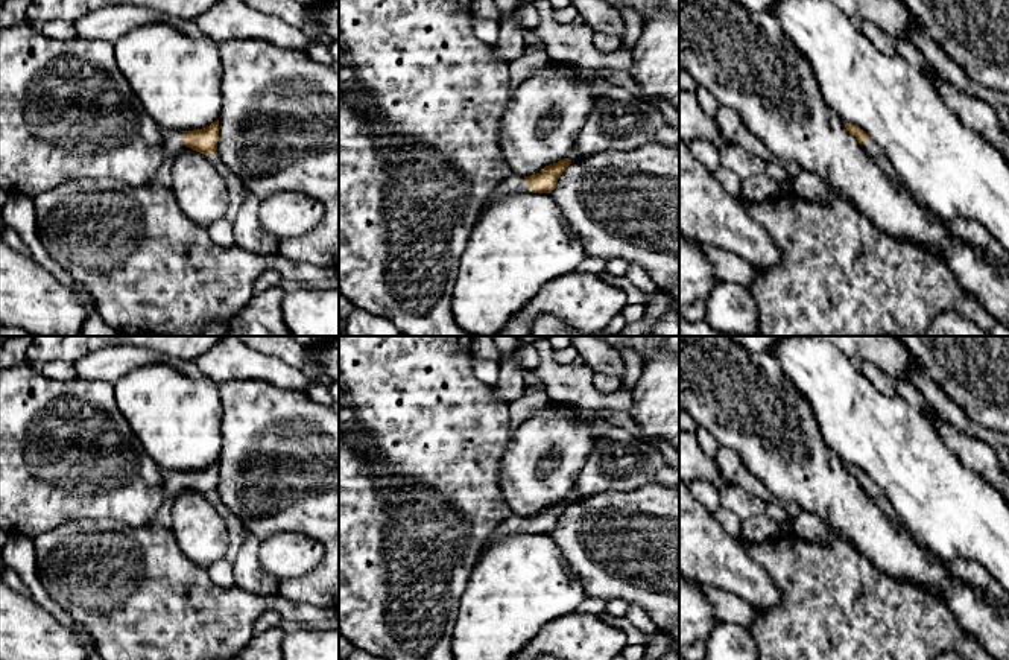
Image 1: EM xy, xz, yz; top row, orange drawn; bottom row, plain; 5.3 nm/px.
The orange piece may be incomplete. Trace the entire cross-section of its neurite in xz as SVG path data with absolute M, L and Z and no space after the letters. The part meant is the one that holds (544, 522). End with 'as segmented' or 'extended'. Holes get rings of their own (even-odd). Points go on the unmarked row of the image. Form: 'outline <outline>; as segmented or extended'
outline M564 499L558 503L546 506L539 514L530 517L521 517L511 514L501 526L491 535L486 547L500 543L503 538L515 534L552 534L562 512L570 506L570 500Z; extended

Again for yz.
outline M846 464L846 471L854 476L859 484L863 487L866 496L875 502L878 506L886 500L883 491L878 488L878 485L859 467Z; extended

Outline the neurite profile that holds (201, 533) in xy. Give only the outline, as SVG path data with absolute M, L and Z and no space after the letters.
M190 488L169 502L169 525L182 554L208 569L225 558L228 529L208 497Z

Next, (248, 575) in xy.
M252 534L243 540L232 561L236 585L255 595L274 596L278 595L280 581L260 567L260 543L261 540Z

